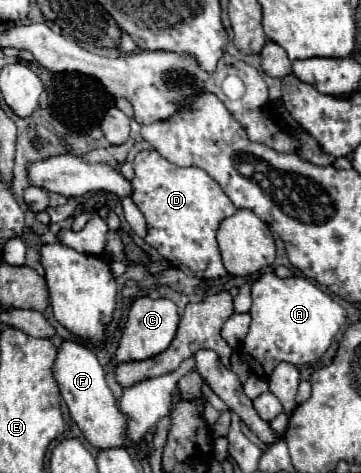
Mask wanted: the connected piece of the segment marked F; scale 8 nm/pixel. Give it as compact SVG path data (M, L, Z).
M63 343L57 359L55 359L55 381L59 383L61 395L69 407L69 413L73 417L73 421L79 425L79 429L83 431L85 439L97 449L97 451L105 451L105 449L115 449L115 447L125 447L125 449L133 449L137 457L151 457L153 447L145 441L133 443L129 439L127 427L129 427L129 415L125 411L119 409L111 389L105 383L105 371L99 365L97 357L85 349L79 343Z

